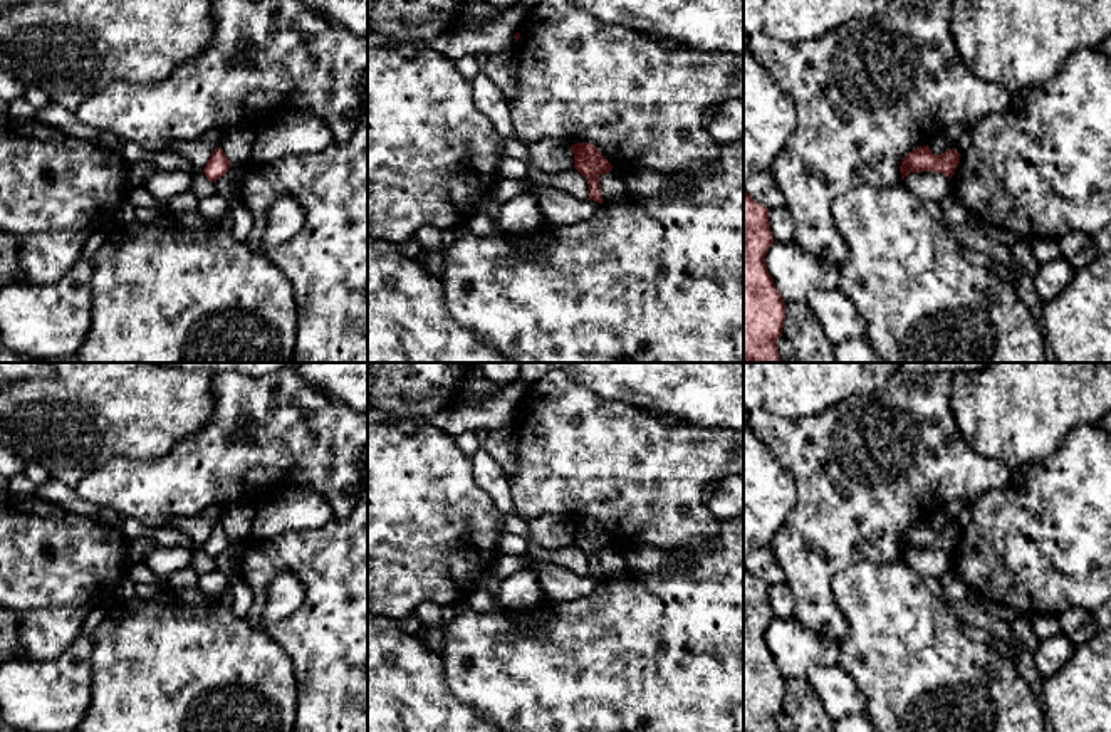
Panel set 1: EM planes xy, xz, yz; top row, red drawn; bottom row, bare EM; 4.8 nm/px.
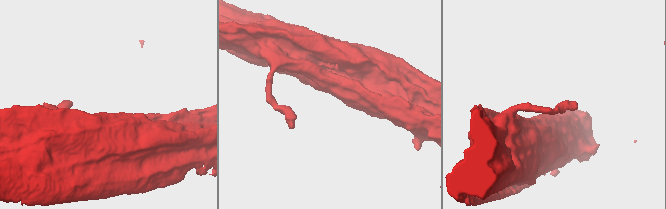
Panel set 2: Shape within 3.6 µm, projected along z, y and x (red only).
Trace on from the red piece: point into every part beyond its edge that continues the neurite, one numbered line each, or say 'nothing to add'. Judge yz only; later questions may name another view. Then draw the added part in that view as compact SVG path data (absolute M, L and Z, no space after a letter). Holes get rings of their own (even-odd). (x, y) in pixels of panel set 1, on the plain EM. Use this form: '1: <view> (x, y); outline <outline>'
nothing to add

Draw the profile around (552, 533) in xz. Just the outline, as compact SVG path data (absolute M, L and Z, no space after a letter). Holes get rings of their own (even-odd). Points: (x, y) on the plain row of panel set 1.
M547 515L544 519L527 520L535 542L545 549L564 549L574 544L574 529L567 517Z

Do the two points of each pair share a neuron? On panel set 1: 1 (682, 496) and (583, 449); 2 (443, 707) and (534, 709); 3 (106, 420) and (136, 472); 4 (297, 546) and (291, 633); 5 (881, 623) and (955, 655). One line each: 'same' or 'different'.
1: same
2: different
3: different
4: same
5: same

